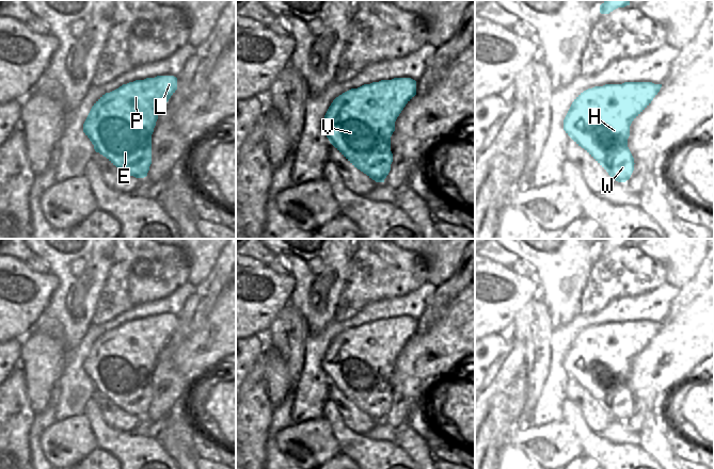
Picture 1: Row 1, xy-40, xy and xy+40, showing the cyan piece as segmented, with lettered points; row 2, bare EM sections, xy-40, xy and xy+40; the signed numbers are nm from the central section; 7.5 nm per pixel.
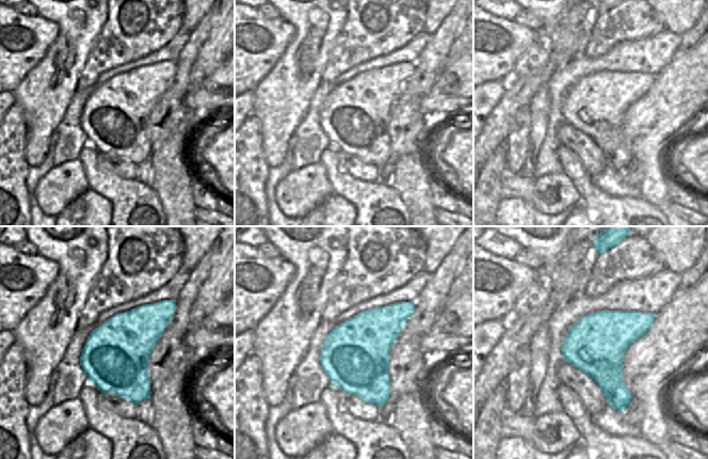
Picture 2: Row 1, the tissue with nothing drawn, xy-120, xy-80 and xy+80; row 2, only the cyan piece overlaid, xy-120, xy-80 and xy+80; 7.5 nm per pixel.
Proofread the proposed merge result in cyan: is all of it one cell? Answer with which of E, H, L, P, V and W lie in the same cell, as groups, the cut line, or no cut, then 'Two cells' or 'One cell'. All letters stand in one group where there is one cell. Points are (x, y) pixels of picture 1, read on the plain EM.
Groups: E H L P V W. No split. One cell.

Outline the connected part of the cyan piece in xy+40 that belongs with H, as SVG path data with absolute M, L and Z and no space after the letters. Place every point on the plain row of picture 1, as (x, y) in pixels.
M624 321L588 327L572 341L564 369L613 419L625 421L635 403L628 386L630 365L661 326L652 321Z

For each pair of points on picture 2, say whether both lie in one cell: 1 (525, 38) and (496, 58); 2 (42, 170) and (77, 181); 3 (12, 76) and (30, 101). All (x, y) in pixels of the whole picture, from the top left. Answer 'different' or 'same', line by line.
1: same
2: different
3: different

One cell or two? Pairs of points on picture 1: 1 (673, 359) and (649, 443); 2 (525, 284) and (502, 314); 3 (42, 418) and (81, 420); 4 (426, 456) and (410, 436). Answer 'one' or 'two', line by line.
1: one
2: one
3: two
4: one

